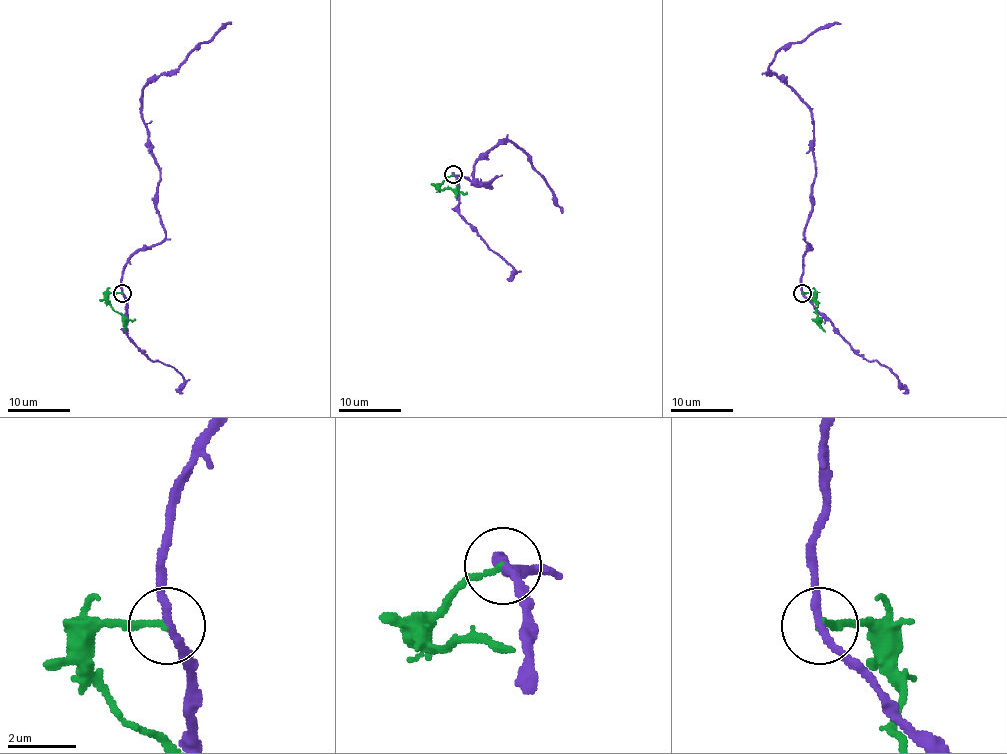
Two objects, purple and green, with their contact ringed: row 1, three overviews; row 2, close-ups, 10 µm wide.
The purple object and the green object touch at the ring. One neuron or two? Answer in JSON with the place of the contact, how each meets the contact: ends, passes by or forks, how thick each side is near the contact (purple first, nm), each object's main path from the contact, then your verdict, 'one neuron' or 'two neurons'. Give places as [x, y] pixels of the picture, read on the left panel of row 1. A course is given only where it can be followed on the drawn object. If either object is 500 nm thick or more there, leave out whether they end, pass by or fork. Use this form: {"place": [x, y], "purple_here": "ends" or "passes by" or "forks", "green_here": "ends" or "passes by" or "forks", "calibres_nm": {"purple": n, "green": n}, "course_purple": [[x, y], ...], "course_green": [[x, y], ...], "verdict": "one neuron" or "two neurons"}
{"place": [122, 293], "purple_here": "passes by", "green_here": "ends", "calibres_nm": {"purple": 220, "green": 170}, "course_purple": [[122, 292], [125, 263], [165, 237], [157, 209], [160, 167], [141, 91], [231, 23]], "course_green": [[122, 292], [108, 296], [110, 305], [122, 316], [125, 332]], "verdict": "two neurons"}

